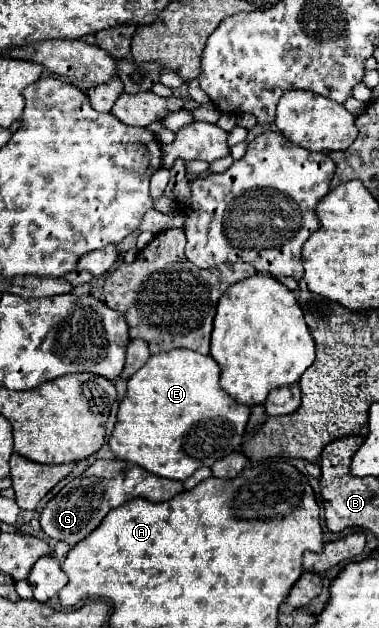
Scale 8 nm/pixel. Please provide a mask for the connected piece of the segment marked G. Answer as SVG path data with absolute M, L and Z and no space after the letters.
M97 460L95 464L91 464L85 470L85 474L81 478L73 478L69 484L65 484L59 490L57 496L53 496L45 504L39 522L41 522L41 530L49 538L63 540L69 546L75 546L77 542L81 542L85 536L89 536L103 522L107 512L121 506L123 502L133 500L133 498L147 498L151 502L165 502L165 500L171 500L173 496L177 496L179 492L183 492L183 482L155 476L141 466L135 466L133 462Z

